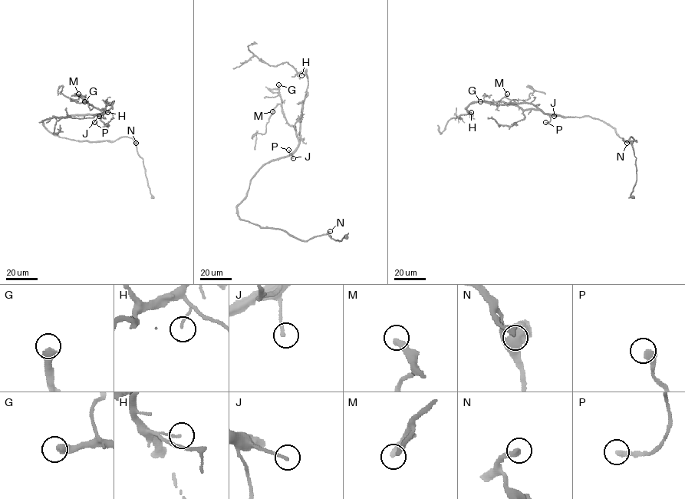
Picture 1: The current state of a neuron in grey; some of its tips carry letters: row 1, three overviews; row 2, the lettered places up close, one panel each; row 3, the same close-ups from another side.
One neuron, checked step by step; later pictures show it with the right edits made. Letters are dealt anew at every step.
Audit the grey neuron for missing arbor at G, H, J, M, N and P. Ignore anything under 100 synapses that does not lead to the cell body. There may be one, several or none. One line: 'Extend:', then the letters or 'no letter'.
Extend: G, N

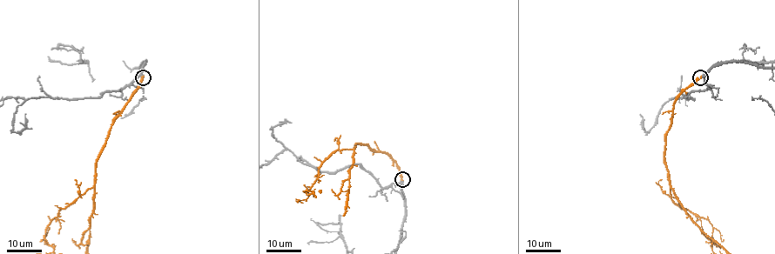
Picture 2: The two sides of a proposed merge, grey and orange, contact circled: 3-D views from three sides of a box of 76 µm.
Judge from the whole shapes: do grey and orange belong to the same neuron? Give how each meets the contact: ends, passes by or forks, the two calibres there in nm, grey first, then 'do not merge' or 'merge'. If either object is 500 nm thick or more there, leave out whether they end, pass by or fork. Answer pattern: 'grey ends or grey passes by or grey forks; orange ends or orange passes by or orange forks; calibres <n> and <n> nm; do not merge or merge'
grey passes by; orange ends; calibres 340 and 280 nm; merge

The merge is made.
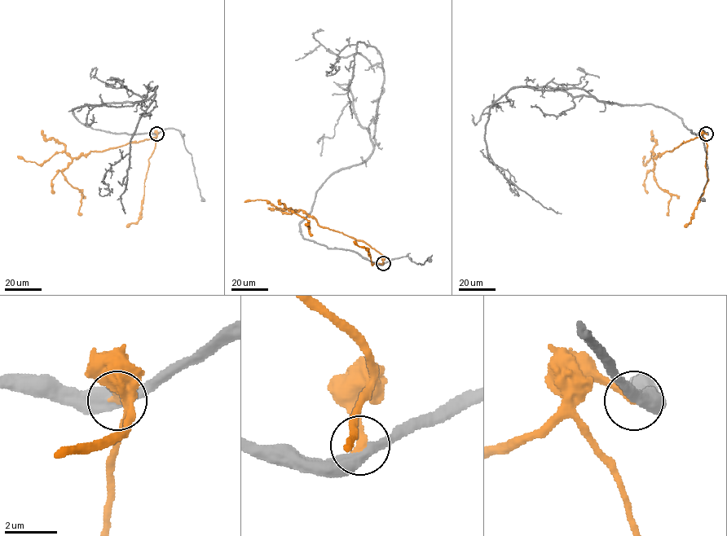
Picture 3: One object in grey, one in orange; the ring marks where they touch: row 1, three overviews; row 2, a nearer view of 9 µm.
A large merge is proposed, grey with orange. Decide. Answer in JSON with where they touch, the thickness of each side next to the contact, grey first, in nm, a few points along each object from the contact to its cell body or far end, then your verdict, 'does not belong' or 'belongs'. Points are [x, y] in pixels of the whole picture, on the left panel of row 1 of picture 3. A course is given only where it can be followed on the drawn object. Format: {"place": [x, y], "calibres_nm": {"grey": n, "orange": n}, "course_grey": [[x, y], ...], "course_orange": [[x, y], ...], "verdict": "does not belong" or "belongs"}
{"place": [156, 134], "calibres_nm": {"grey": 440, "orange": 360}, "course_grey": [[156, 134], [93, 129], [72, 110], [143, 101], [148, 88], [156, 87], [131, 139], [121, 198], [125, 213]], "course_orange": [[156, 134], [155, 137], [115, 148], [81, 155], [61, 171], [66, 180], [81, 190], [81, 215]], "verdict": "belongs"}

